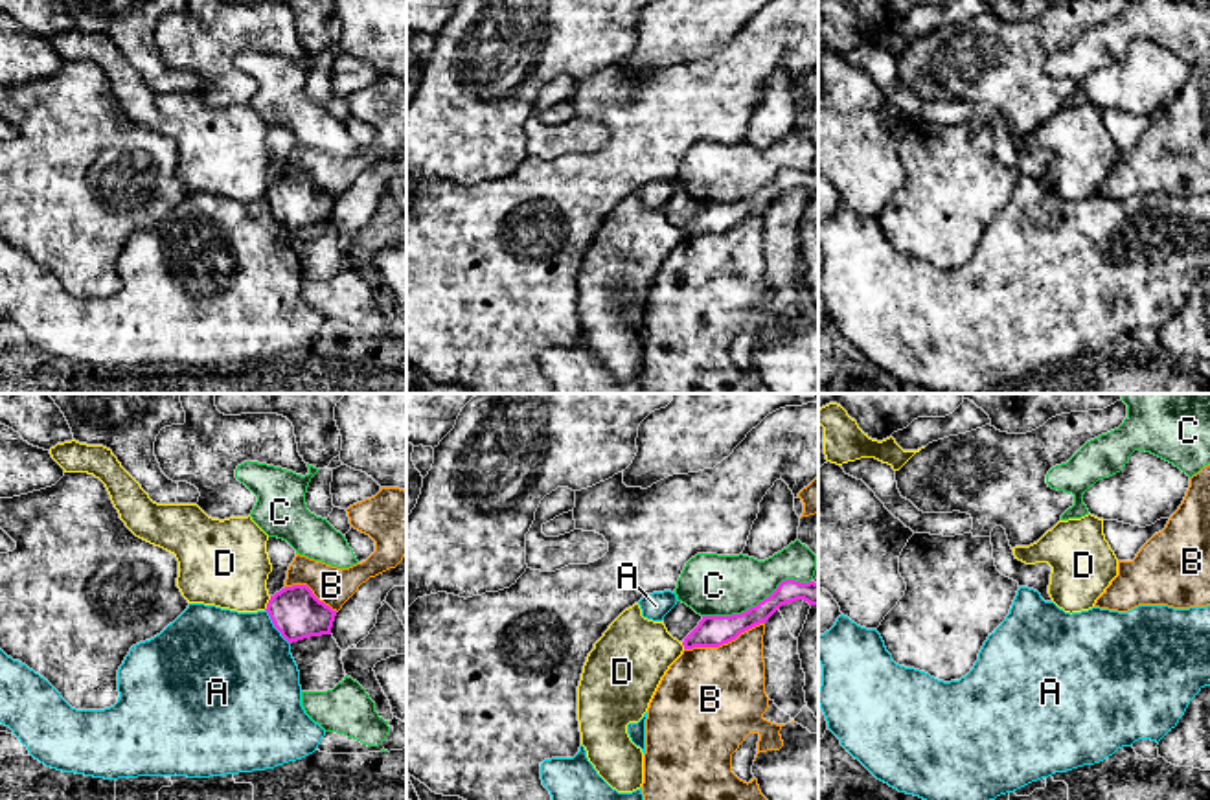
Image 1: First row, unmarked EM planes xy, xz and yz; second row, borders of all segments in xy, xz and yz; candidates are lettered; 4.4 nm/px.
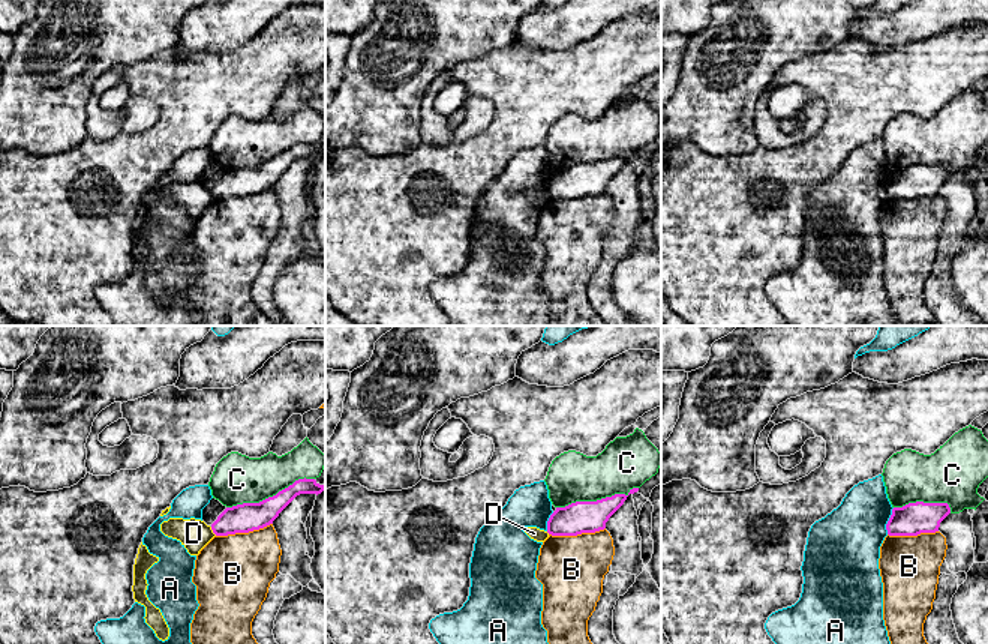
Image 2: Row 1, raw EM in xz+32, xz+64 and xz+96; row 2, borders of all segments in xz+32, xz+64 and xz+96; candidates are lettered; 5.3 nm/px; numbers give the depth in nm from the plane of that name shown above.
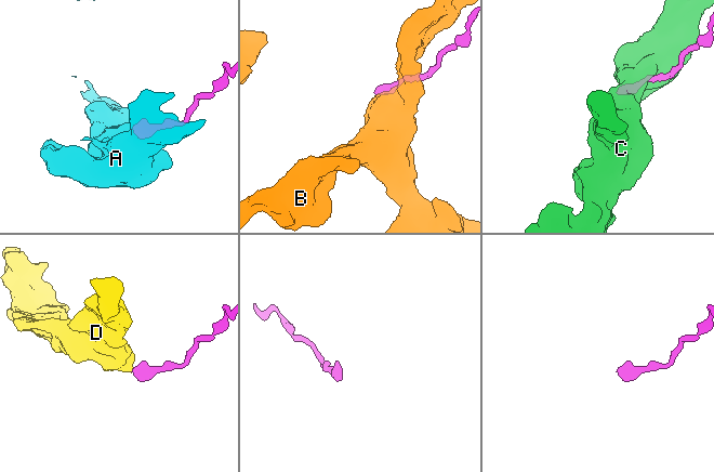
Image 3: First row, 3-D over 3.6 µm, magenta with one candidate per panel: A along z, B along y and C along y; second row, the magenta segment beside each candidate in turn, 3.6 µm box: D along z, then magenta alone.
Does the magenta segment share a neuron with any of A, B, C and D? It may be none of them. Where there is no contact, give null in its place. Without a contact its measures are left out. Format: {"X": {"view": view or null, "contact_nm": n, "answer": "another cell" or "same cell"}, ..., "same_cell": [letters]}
{"A": {"view": "xy", "contact_nm": 190, "answer": "another cell"}, "B": {"view": "xz", "contact_nm": 380, "answer": "another cell"}, "C": {"view": "xz", "contact_nm": 500, "answer": "another cell"}, "D": {"view": "xy", "contact_nm": 70, "answer": "another cell"}, "same_cell": []}

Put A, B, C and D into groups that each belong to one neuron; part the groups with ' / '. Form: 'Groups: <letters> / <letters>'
Groups: A / B / C / D

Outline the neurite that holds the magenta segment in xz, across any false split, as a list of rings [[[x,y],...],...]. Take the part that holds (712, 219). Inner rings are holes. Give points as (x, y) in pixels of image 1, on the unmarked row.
[[[785,167],[778,177],[756,195],[732,204],[702,204],[699,213],[684,226],[684,237],[719,235],[736,228],[741,221],[765,211],[782,193],[804,188],[818,193],[818,171],[800,171]]]

